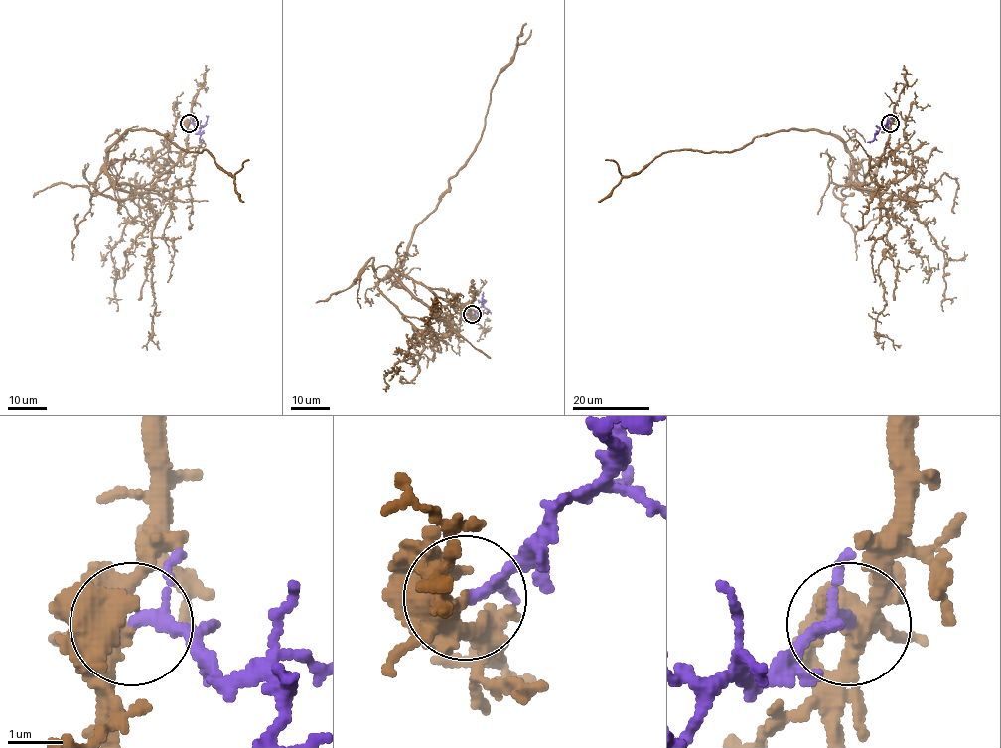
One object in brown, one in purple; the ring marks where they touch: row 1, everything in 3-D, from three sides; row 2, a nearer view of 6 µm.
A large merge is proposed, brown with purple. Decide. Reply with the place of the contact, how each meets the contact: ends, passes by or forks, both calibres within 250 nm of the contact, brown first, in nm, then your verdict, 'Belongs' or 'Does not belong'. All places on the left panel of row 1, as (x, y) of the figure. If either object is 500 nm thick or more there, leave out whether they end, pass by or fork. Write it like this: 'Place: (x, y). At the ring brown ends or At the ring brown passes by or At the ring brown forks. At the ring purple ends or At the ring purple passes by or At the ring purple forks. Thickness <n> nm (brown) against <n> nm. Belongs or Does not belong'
Place: (189, 123). At the ring brown forks. At the ring purple passes by. Thickness 400 nm (brown) against 170 nm. Belongs

